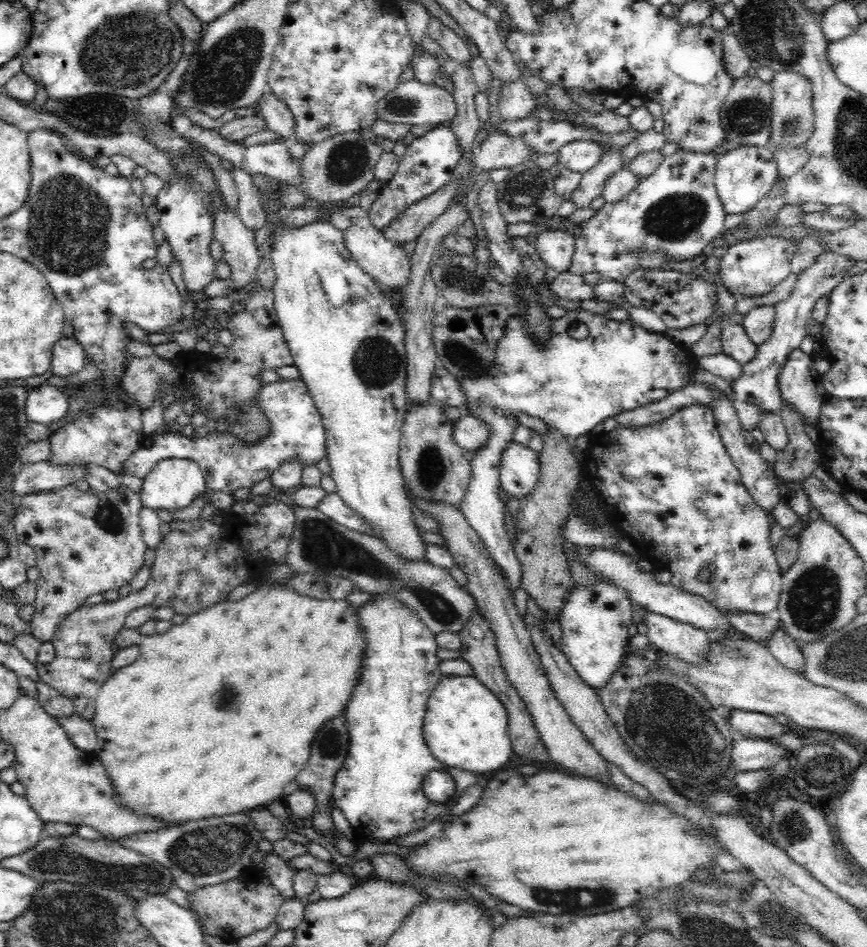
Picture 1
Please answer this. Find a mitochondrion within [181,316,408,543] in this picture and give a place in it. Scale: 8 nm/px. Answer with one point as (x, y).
(376, 361)

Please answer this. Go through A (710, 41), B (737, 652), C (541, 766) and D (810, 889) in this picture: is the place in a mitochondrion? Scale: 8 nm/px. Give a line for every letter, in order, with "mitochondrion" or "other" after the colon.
A: other
B: mitochondrion
C: other
D: other

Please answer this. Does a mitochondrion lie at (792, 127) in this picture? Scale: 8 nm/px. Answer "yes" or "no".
yes

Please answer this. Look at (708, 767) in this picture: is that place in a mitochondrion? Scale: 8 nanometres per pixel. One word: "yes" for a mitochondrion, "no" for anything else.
yes

